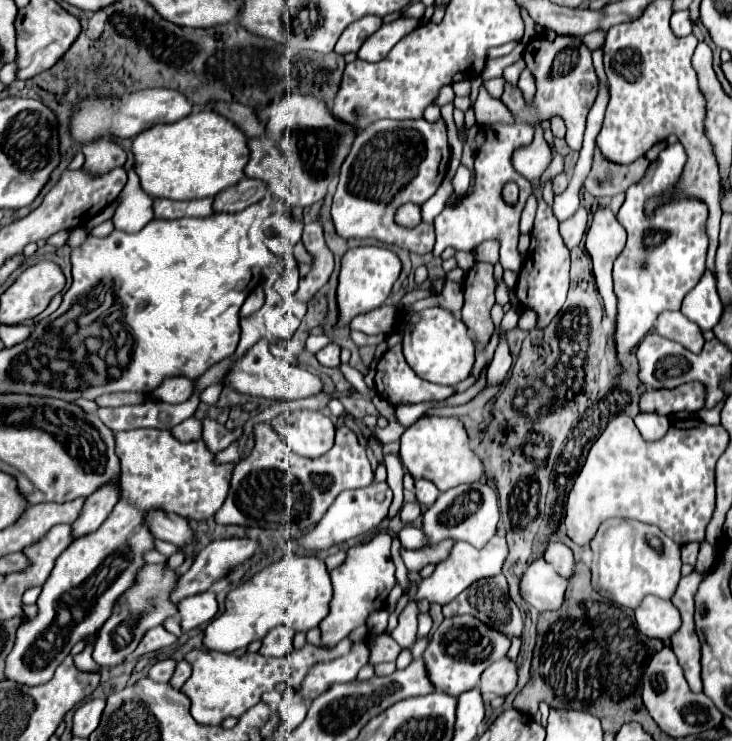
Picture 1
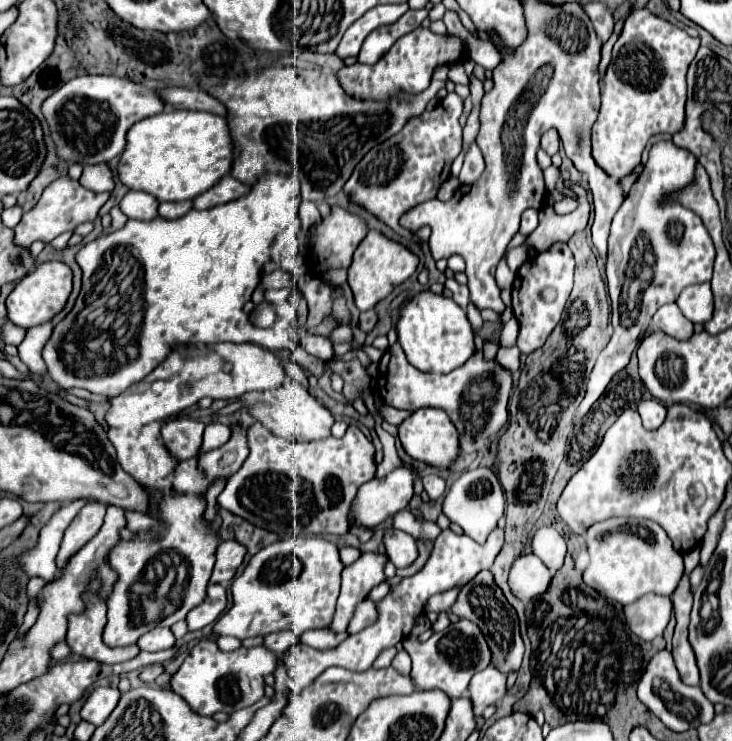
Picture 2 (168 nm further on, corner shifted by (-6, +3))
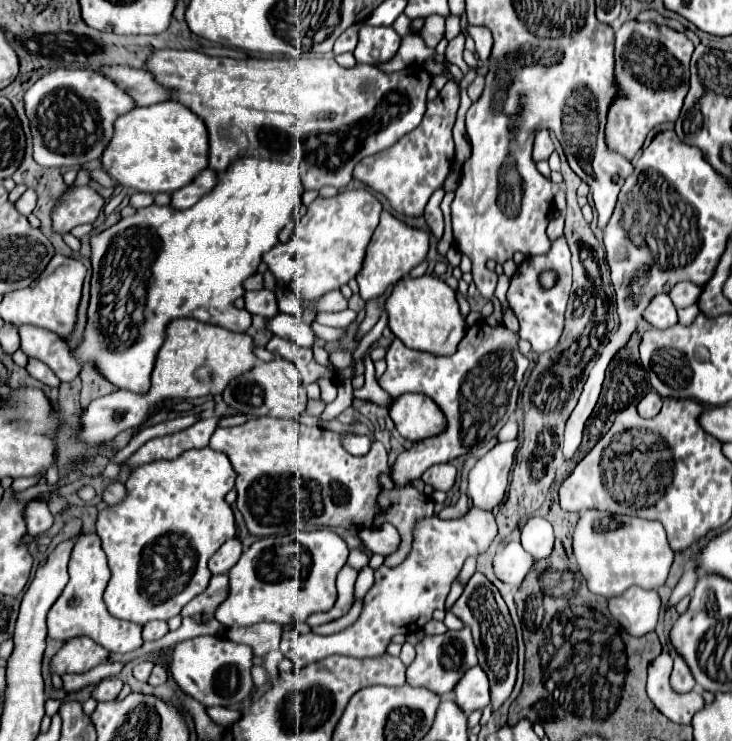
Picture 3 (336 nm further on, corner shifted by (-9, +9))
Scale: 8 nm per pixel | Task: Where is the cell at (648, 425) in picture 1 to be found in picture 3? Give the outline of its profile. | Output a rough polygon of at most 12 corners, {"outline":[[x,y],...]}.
{"outline":[[650,391],[639,401],[641,417],[655,417],[663,399]]}

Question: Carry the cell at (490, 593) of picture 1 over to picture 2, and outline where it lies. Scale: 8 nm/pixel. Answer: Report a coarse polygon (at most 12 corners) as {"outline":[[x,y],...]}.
{"outline":[[482,571],[450,611],[478,623],[500,671],[520,669],[518,615]]}

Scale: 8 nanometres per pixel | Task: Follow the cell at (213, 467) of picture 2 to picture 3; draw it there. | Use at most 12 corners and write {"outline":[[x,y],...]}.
{"outline":[[209,447],[131,469],[97,513],[105,605],[167,621],[235,537]]}

